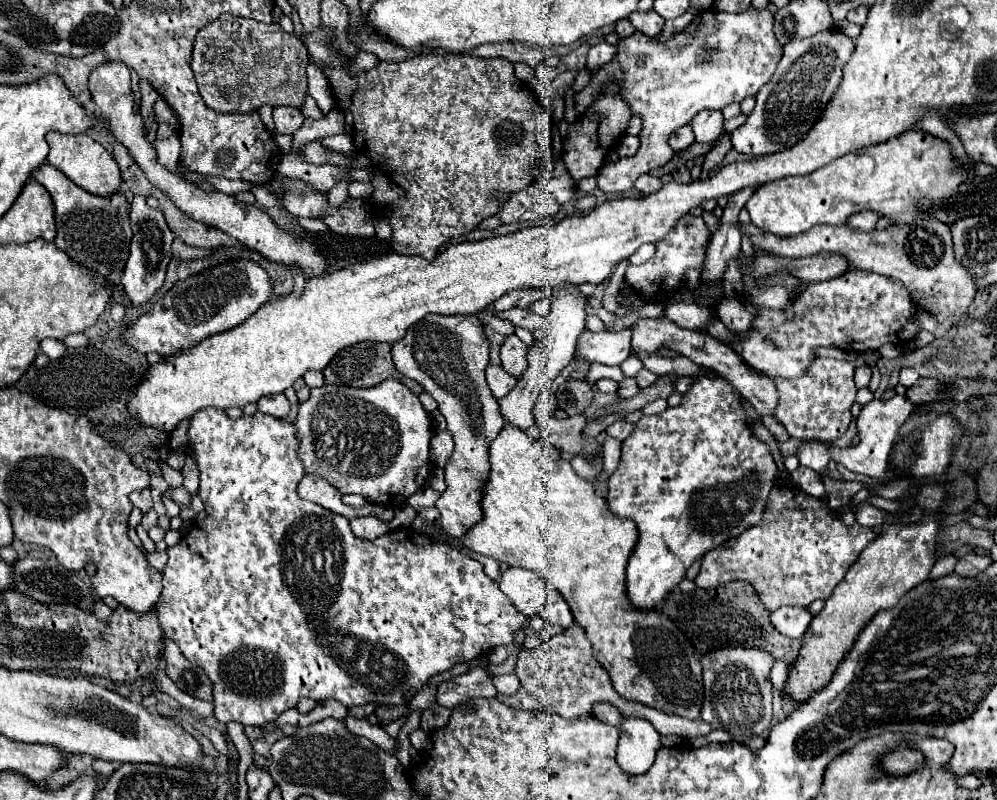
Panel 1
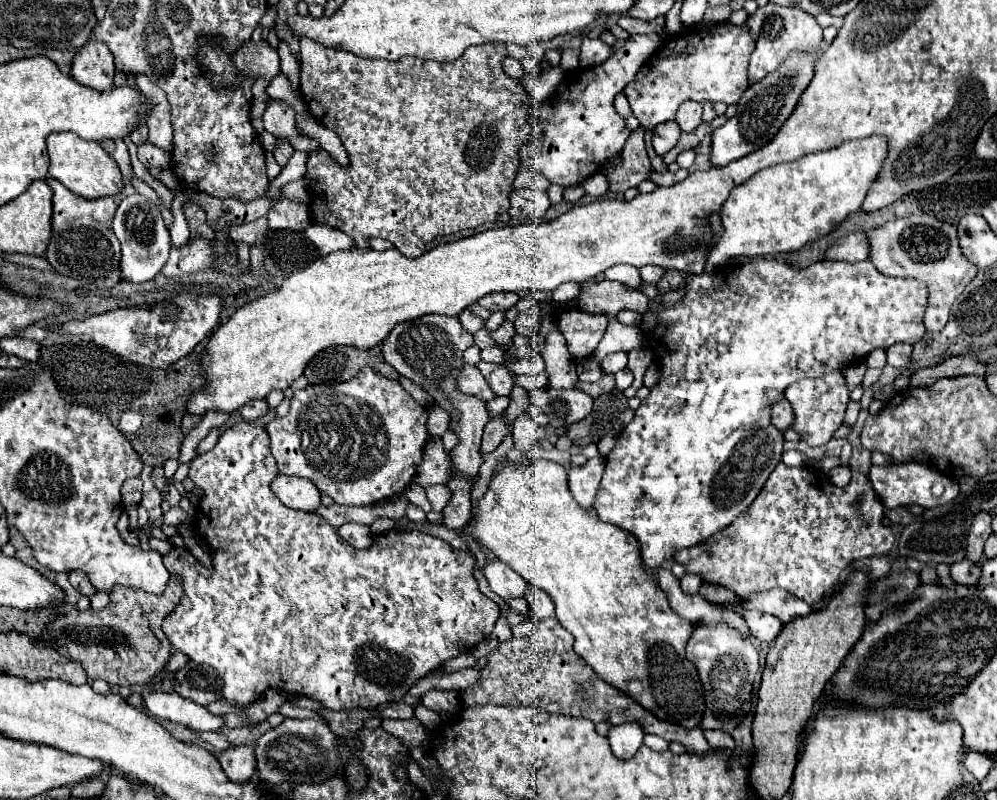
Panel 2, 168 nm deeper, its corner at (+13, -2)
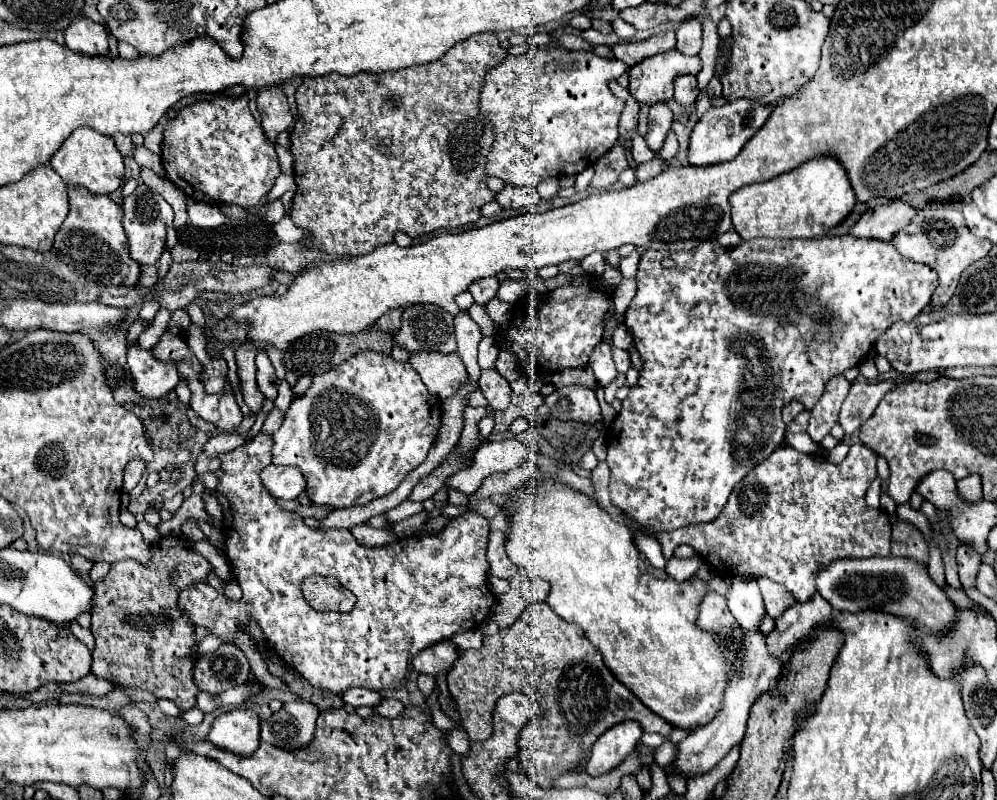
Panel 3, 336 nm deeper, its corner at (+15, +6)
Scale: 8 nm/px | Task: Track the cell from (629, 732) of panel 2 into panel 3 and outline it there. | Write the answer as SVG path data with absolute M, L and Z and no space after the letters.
M620 722L612 726L612 730L606 730L606 734L602 734L592 746L586 770L594 776L610 772L624 762L624 758L636 748L640 738L642 730L638 722Z

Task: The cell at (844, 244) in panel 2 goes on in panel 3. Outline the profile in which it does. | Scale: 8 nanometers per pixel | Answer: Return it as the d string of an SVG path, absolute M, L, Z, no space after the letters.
M904 200L876 204L858 218L858 222L850 228L850 234L890 242L904 226L908 226L908 222L912 222L912 218L914 208Z

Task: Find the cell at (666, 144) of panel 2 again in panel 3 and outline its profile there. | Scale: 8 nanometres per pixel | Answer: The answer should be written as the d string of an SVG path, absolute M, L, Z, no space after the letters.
M660 102L660 106L650 106L646 144L652 152L658 152L662 148L664 138L670 128L672 128L672 112L670 112L668 104Z

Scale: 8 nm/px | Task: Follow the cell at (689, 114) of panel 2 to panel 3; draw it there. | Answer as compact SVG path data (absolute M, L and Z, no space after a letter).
M680 76L676 78L674 82L674 100L682 106L682 108L690 108L696 98L698 98L698 82L696 82L696 76Z

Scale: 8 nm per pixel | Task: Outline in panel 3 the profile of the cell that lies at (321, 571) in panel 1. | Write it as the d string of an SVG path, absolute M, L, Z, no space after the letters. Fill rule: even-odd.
M256 434L256 438L236 448L234 452L220 454L224 476L216 488L218 502L224 512L226 532L226 558L236 568L238 584L244 592L242 600L232 602L218 594L208 584L196 584L180 592L180 608L190 616L196 626L210 628L224 642L234 644L234 632L238 628L248 630L248 618L252 616L264 630L270 648L294 670L298 670L312 686L342 694L346 688L362 686L368 690L398 690L402 678L406 680L412 668L412 658L432 646L434 642L450 640L456 632L478 628L490 618L494 596L486 588L488 578L488 518L470 510L454 516L438 534L406 538L380 548L360 546L350 530L312 530L294 512L276 506L270 492L260 482L260 472L272 462L272 438L268 434ZM312 574L334 576L356 596L356 606L350 614L330 614L312 610L300 594L300 580Z

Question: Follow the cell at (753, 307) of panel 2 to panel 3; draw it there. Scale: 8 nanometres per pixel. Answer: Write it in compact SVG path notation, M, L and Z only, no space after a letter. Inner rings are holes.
M852 234L838 236L822 236L812 240L778 240L778 238L758 238L758 240L742 240L738 246L728 248L720 246L716 240L702 242L692 250L644 250L640 256L638 272L636 272L636 296L626 310L624 324L628 326L634 346L642 358L640 378L630 394L622 400L622 410L614 418L608 428L610 446L608 446L608 466L610 466L610 498L612 502L624 510L626 518L634 520L642 530L650 534L658 534L662 530L674 530L688 524L712 522L718 518L722 508L728 502L732 486L740 482L758 462L768 458L776 450L776 446L784 440L786 424L782 422L782 396L801 398L801 403L811 410L820 400L824 386L830 378L842 374L848 368L858 366L858 362L870 352L874 340L898 320L914 320L928 304L938 288L938 274L928 264L912 262L904 258L890 242L872 242L872 238L852 238ZM816 298L816 304L810 300ZM816 308L816 316L812 314ZM742 344L752 344L752 358L744 356Z

